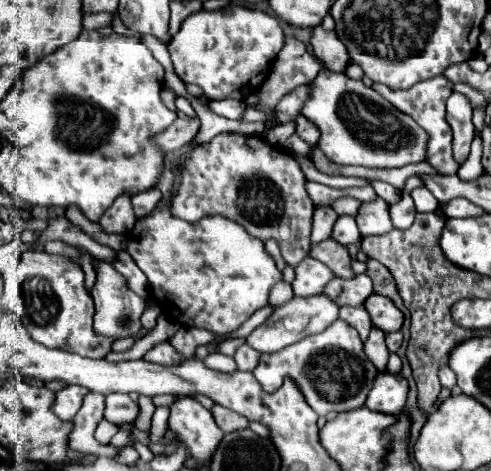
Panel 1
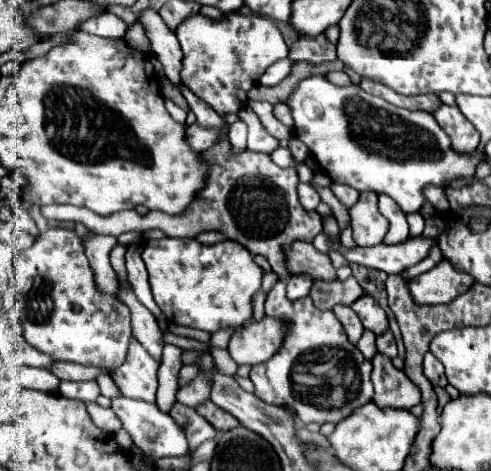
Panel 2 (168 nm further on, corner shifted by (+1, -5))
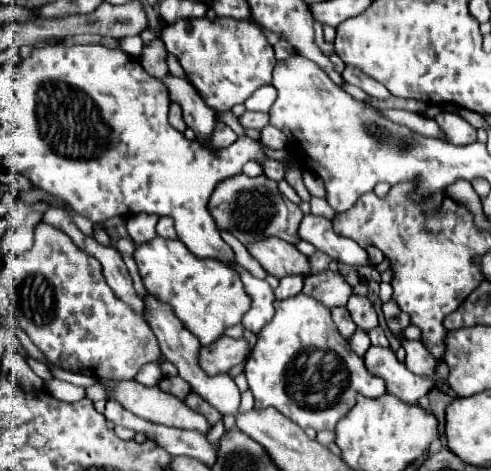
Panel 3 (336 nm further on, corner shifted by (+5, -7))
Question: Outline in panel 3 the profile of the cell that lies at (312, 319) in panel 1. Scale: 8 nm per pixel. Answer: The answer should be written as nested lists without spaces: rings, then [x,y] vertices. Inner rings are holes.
[[[219,337],[215,343],[201,347],[201,367],[209,375],[227,373],[231,367],[241,365],[249,359],[251,345],[245,337],[231,339],[231,337]]]

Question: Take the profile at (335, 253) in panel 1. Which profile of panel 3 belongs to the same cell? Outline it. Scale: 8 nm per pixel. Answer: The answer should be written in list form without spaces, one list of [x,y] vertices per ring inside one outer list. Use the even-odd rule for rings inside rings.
[[[275,237],[265,239],[263,243],[253,243],[247,251],[261,263],[261,267],[275,275],[277,279],[287,275],[301,275],[305,277],[311,271],[309,259],[291,243]]]

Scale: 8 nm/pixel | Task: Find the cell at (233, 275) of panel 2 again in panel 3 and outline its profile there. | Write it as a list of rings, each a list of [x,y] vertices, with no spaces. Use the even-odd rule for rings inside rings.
[[[155,237],[153,241],[137,247],[133,259],[149,295],[161,303],[167,303],[175,317],[185,323],[201,345],[209,345],[219,339],[223,331],[237,325],[251,307],[251,297],[245,291],[235,267],[219,259],[199,259],[187,247],[183,247],[181,241]]]

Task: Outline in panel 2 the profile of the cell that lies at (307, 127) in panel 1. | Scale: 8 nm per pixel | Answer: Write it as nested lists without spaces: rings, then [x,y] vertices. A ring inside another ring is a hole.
[[[293,137],[293,139],[289,141],[289,149],[291,149],[291,155],[295,157],[297,163],[301,163],[301,161],[305,161],[305,159],[309,157],[309,149],[307,149],[297,137]]]

